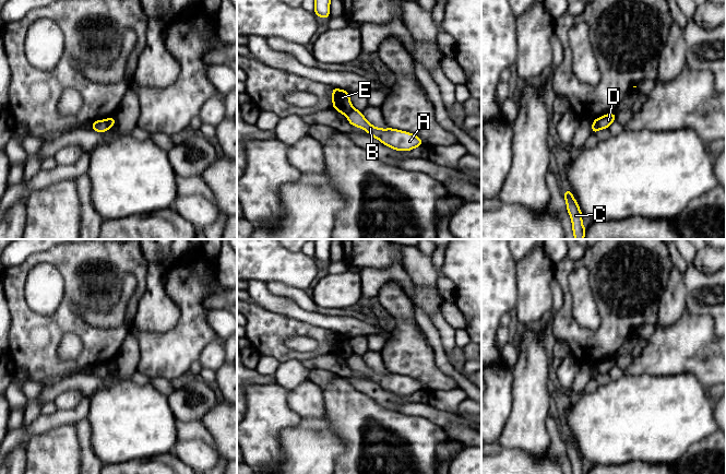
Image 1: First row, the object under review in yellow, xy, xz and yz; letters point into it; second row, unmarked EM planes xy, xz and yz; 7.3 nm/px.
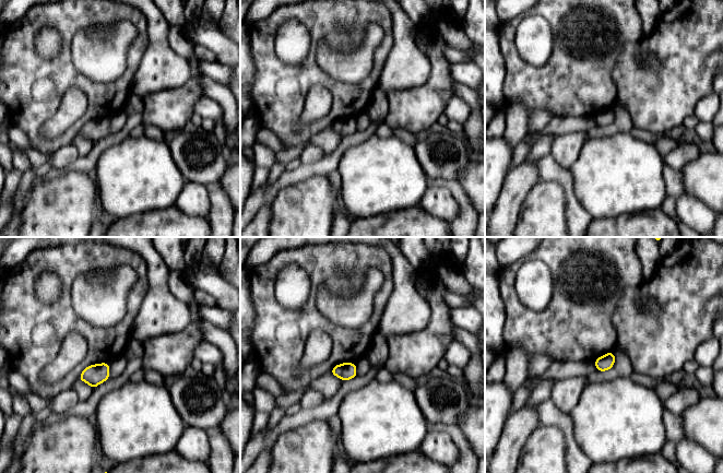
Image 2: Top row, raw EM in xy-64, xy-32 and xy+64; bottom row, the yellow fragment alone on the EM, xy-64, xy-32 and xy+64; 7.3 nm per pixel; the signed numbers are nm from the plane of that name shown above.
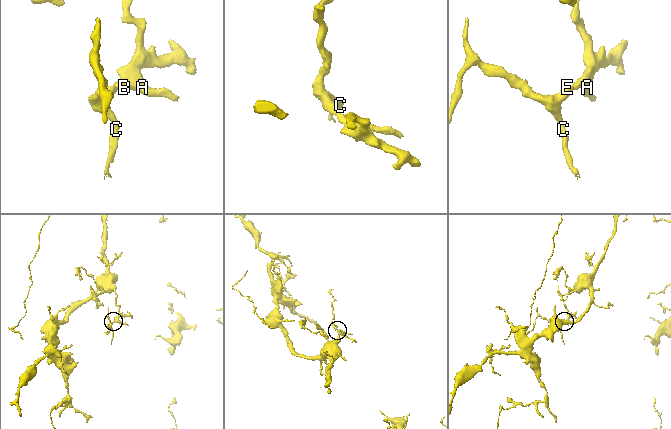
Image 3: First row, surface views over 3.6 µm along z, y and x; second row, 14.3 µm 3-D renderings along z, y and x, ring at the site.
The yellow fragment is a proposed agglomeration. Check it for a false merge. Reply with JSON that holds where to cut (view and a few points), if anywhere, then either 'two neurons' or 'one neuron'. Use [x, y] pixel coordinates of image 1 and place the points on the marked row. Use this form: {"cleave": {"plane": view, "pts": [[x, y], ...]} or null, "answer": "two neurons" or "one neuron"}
{"cleave": {"plane": "yz", "pts": [[594, 120], [599, 128]]}, "answer": "two neurons"}

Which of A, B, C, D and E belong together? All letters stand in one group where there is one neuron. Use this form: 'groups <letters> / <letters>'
groups A B D / C E

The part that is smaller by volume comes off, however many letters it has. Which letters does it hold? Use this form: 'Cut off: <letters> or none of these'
Cut off: C, E

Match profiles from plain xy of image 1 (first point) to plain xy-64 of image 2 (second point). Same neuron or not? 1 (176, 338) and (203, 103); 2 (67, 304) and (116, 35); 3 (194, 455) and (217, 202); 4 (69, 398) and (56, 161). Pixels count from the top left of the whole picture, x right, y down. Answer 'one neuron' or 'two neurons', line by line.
1: two neurons
2: two neurons
3: two neurons
4: one neuron

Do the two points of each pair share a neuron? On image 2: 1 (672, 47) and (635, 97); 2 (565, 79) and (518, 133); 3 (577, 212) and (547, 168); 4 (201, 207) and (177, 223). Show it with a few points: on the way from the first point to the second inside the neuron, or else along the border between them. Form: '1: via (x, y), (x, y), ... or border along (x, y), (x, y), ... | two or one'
1: via (672, 60), (672, 64), (648, 89) | one
2: border along (506, 102), (521, 104), (528, 116) | two
3: via (571, 200), (569, 187), (559, 176) | one
4: border along (175, 204), (186, 213), (208, 217) | two

